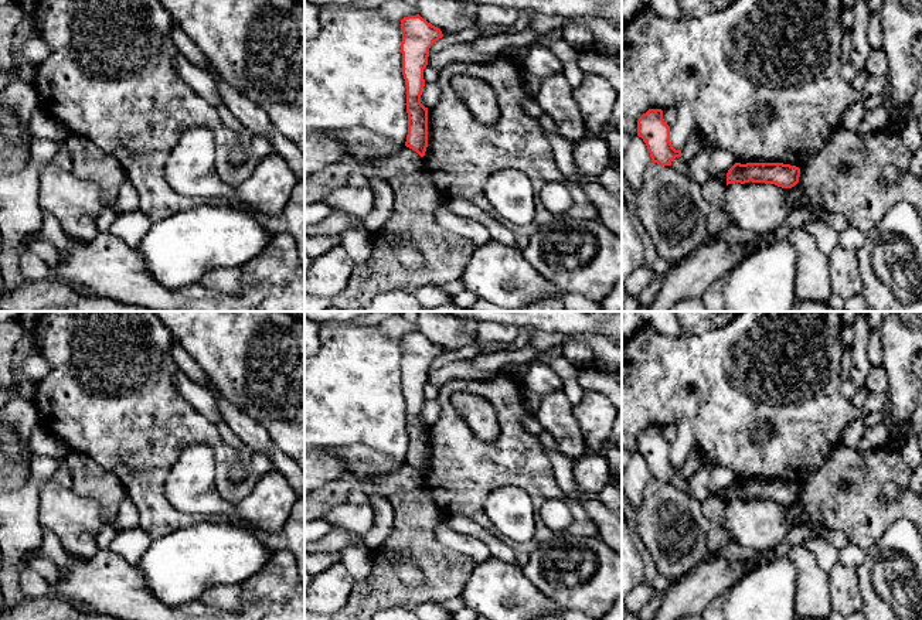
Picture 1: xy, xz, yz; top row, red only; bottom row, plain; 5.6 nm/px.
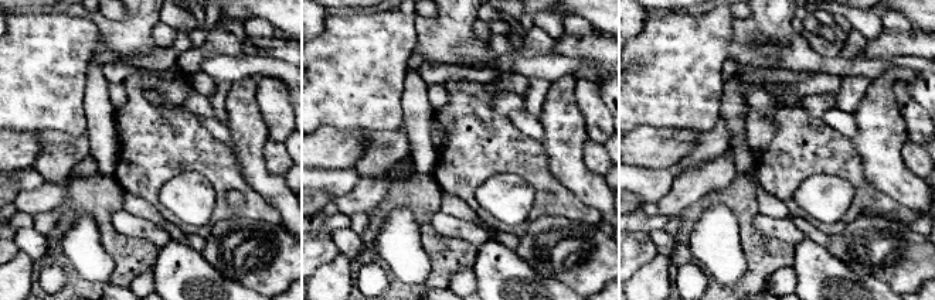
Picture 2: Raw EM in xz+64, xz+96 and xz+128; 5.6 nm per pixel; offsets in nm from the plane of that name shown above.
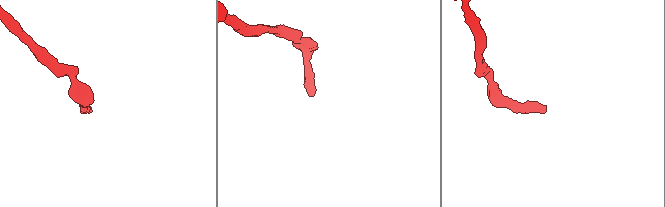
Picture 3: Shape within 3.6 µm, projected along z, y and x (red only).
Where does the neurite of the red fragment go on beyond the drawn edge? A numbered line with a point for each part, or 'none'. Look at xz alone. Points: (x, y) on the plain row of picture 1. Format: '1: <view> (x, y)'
none

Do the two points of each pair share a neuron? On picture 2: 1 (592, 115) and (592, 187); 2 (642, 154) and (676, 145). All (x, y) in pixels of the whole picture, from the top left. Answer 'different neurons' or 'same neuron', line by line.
1: different neurons
2: same neuron

